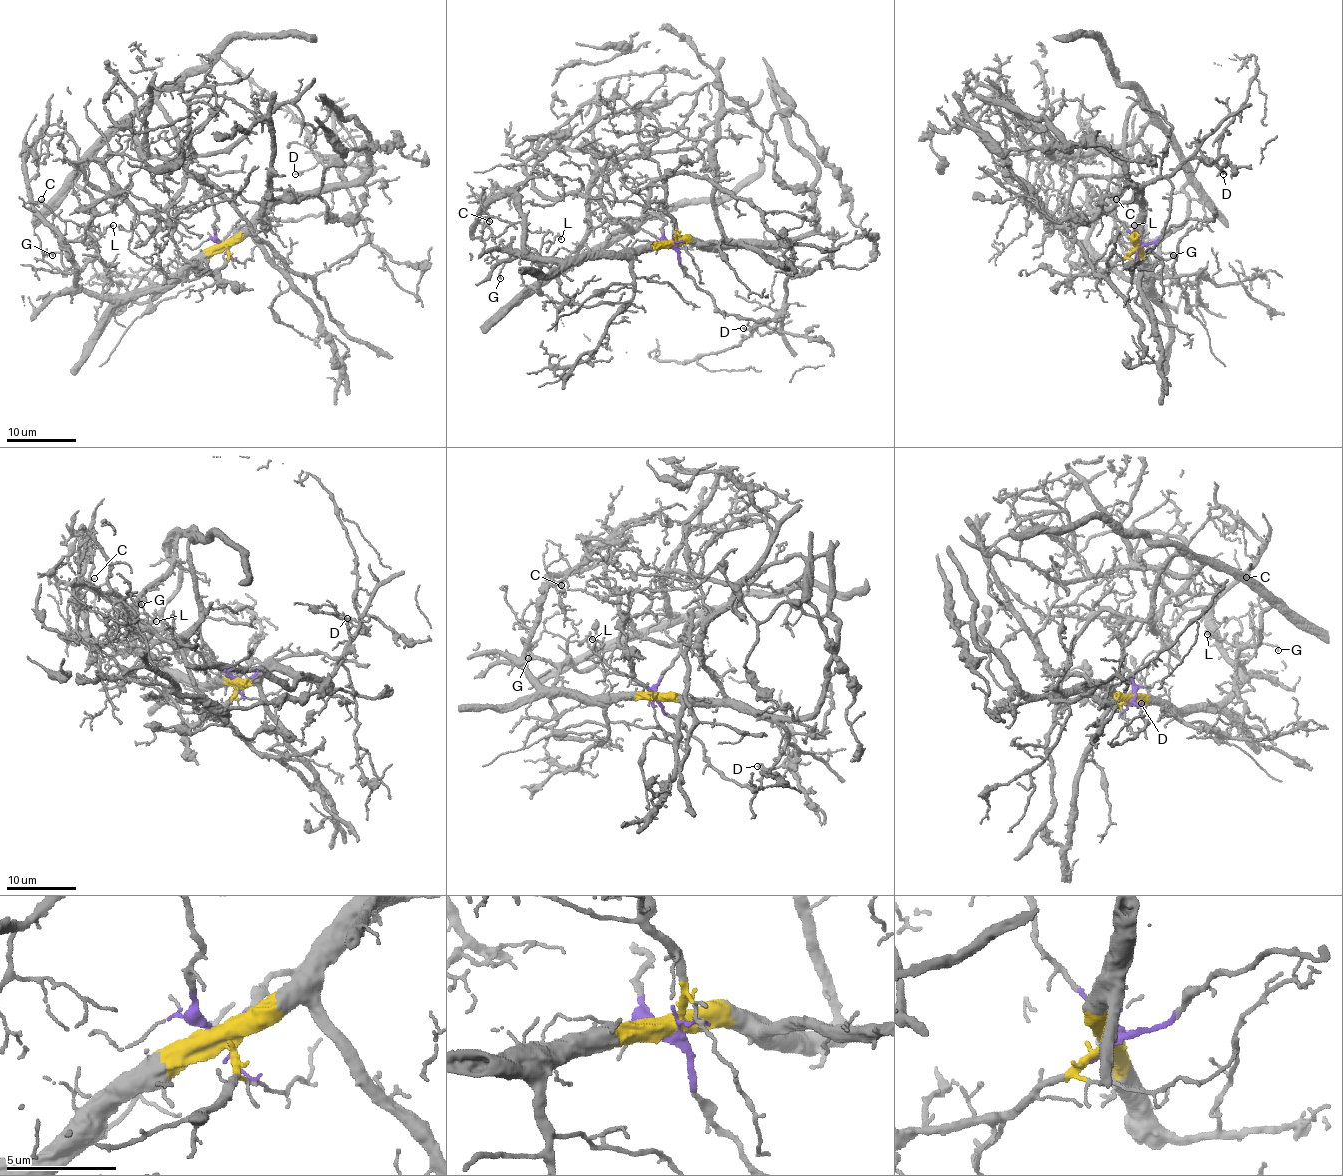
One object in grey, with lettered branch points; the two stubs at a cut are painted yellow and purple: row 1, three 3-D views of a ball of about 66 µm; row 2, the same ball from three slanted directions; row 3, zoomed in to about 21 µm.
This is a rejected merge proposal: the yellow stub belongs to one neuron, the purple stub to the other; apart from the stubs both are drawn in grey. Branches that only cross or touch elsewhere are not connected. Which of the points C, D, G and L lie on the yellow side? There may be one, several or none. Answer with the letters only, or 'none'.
C, D

